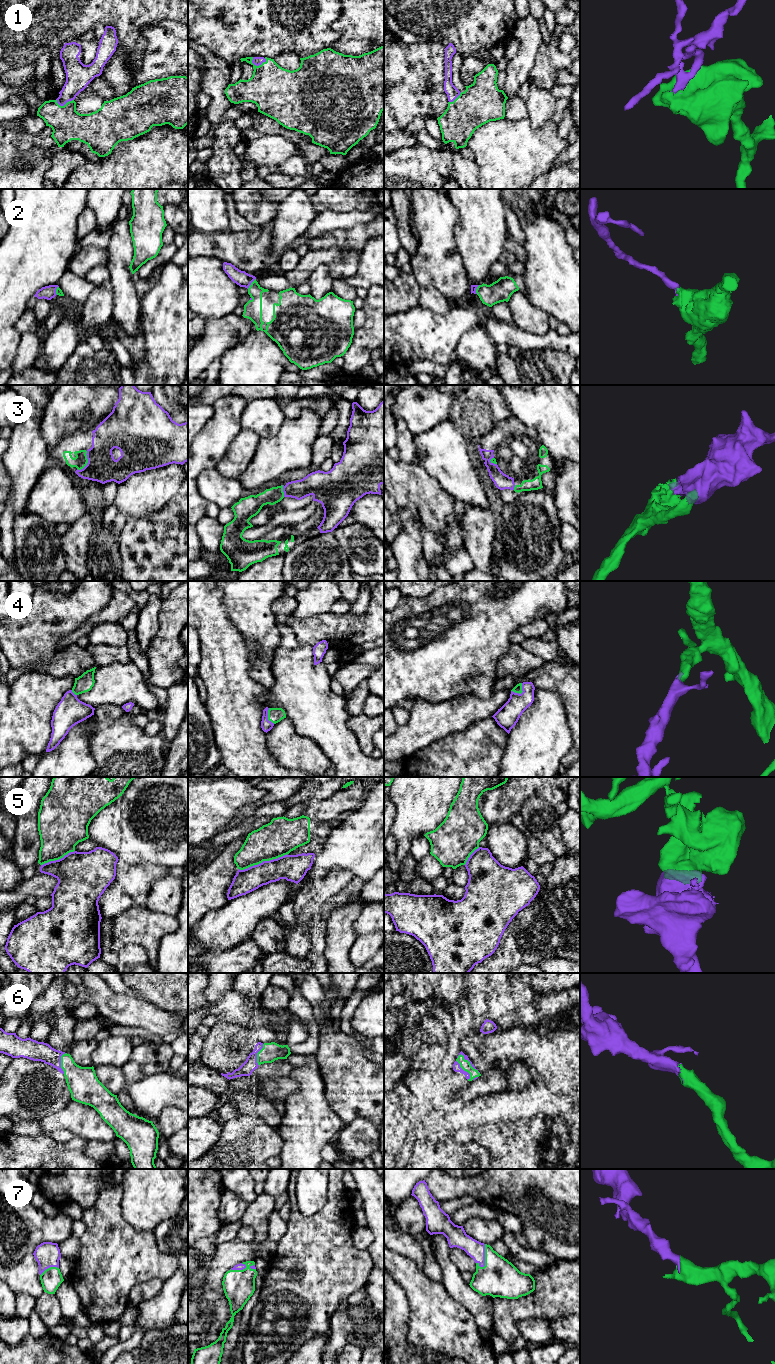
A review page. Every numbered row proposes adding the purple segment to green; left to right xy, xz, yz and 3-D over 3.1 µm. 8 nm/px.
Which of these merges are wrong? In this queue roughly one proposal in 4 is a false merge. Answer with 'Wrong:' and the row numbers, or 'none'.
Wrong: 5

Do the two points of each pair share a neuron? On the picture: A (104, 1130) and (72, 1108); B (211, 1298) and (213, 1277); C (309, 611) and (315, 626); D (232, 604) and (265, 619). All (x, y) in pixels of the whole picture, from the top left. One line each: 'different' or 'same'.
A: same
B: different
C: different
D: same

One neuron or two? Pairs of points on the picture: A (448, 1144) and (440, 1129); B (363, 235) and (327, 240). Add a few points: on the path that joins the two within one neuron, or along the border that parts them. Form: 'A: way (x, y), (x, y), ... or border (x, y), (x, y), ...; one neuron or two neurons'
A: border (447, 1134), (442, 1140), (437, 1142), (427, 1139); two neurons
B: way (354, 236), (336, 238); one neuron

